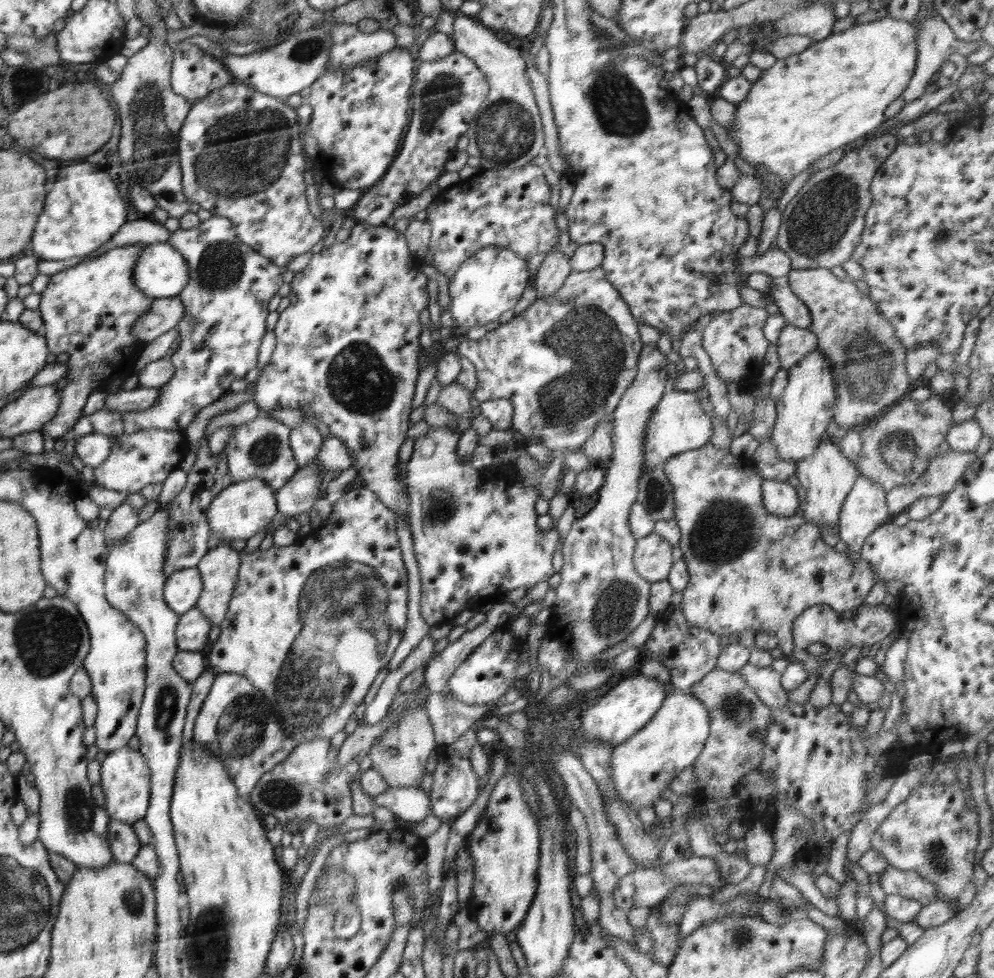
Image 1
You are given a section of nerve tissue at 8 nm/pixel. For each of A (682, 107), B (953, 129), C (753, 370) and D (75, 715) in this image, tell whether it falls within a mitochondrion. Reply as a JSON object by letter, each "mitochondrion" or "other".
{"A":"other","B":"other","C":"other","D":"other"}

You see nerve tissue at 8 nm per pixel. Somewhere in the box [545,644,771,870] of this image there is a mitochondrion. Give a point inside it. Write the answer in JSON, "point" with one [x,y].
{"point":[735,707]}

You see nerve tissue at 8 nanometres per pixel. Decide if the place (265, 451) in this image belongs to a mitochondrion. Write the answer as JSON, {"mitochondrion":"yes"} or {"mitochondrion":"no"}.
{"mitochondrion":"yes"}

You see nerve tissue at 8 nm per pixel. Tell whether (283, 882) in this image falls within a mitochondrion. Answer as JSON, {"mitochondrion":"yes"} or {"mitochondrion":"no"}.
{"mitochondrion":"no"}

